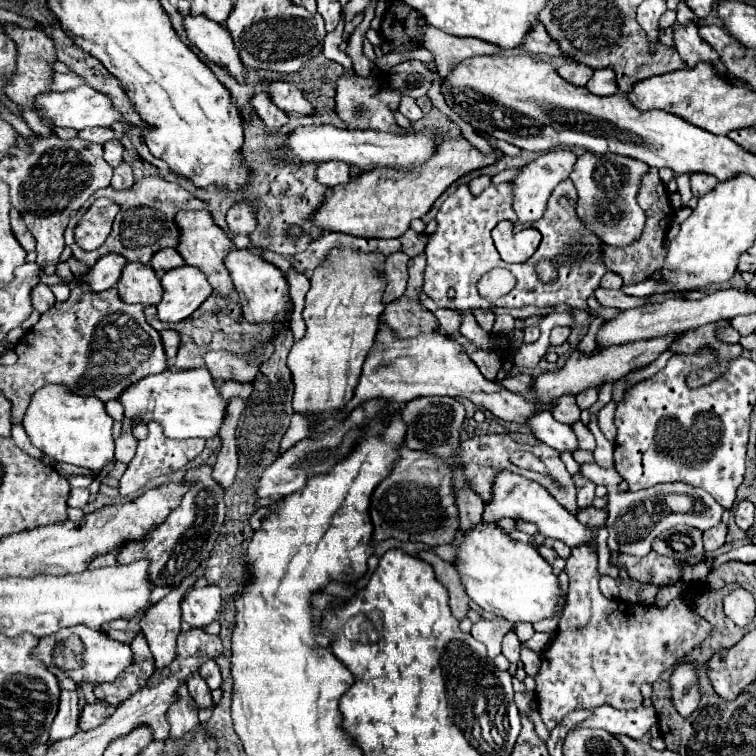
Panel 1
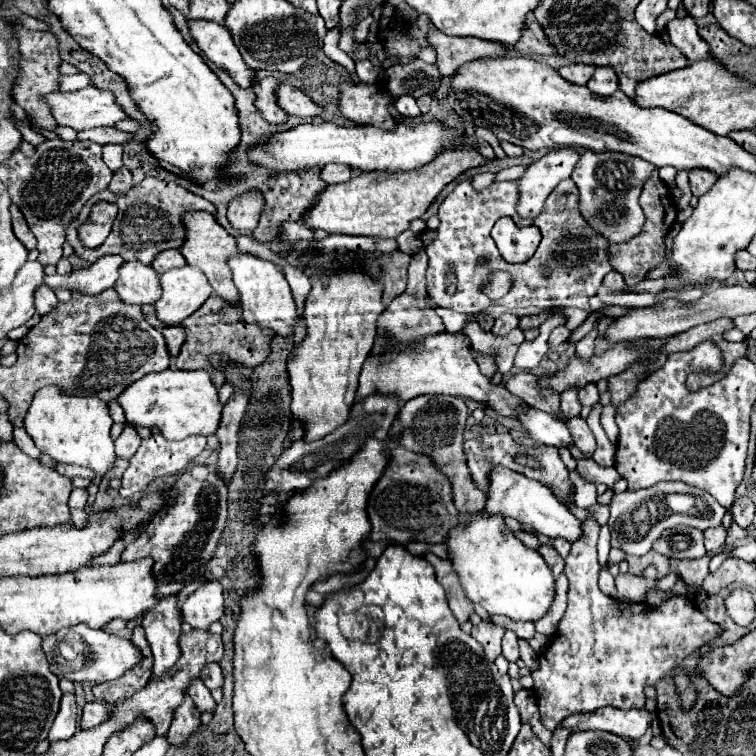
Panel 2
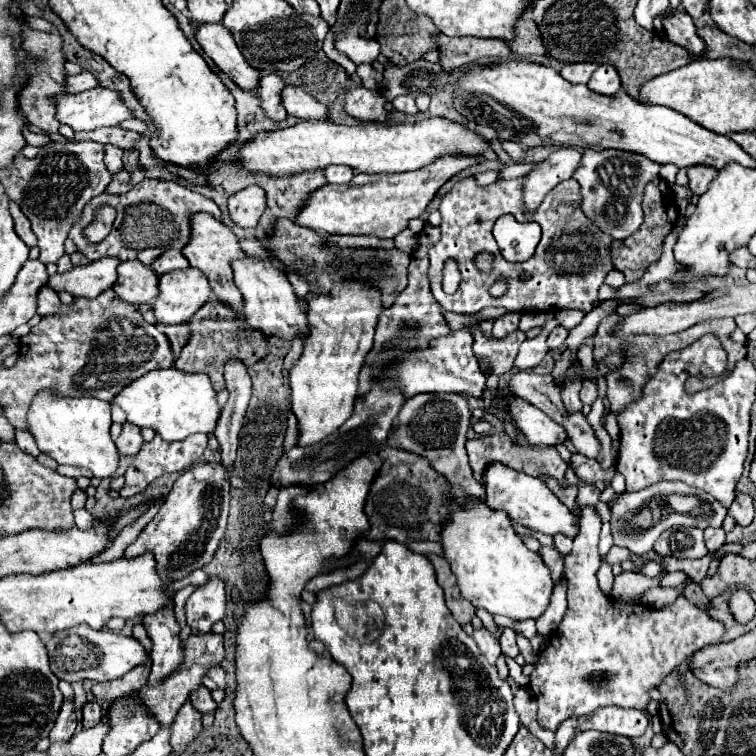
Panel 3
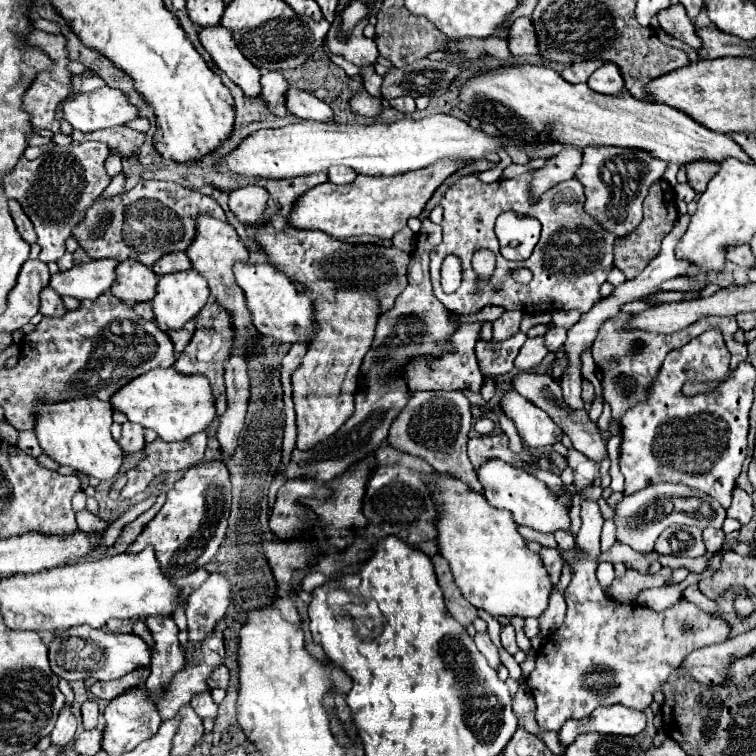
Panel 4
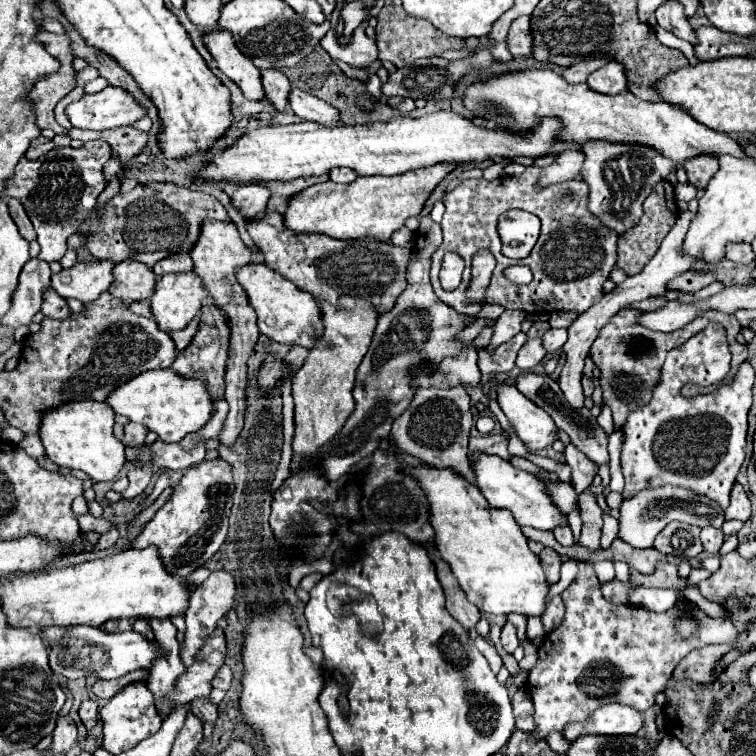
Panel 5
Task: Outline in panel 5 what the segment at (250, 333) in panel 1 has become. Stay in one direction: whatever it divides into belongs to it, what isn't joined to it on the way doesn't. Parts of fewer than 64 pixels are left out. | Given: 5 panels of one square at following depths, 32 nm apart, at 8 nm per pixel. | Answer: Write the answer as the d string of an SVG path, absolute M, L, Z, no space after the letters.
M204 304L196 336L192 338L190 346L186 350L182 350L172 364L172 370L178 376L184 376L184 378L196 378L196 372L204 370L206 378L202 378L202 380L206 382L206 386L210 390L212 404L216 404L218 400L224 398L224 372L226 372L226 360L228 360L228 336L230 336L230 330L228 330L228 324L226 324L226 316L214 304Z

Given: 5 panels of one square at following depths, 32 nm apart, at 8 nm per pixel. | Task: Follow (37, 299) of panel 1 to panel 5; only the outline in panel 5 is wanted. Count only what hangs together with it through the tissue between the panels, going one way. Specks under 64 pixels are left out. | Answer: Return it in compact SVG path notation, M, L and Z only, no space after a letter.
M48 290L44 294L44 302L42 302L42 314L48 316L48 318L54 318L54 320L64 320L68 318L72 312L66 304L64 298L60 298L54 290Z

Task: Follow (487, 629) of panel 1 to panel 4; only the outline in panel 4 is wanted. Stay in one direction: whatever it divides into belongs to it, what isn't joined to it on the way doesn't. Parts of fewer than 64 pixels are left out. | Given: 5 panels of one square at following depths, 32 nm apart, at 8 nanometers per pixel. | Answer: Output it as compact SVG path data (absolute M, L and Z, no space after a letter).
M476 634L476 636L474 636L474 642L476 642L478 650L486 656L486 660L488 660L490 664L500 664L498 650L496 650L496 646L492 644L492 640L490 640L488 634Z

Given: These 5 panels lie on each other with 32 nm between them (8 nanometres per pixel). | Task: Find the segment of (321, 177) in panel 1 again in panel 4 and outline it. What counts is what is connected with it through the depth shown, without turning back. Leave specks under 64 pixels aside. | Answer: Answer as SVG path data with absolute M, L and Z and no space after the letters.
M332 166L330 170L328 170L328 180L330 182L334 182L334 184L348 184L350 180L354 180L358 174L352 170L352 168L348 168L348 166Z

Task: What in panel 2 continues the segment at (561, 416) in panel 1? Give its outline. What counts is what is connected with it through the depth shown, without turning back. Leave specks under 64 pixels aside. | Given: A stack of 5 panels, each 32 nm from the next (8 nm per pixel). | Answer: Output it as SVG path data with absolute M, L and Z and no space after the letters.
M570 388L568 392L562 392L560 398L562 398L562 418L572 418L580 414L582 404L578 400L578 388Z

